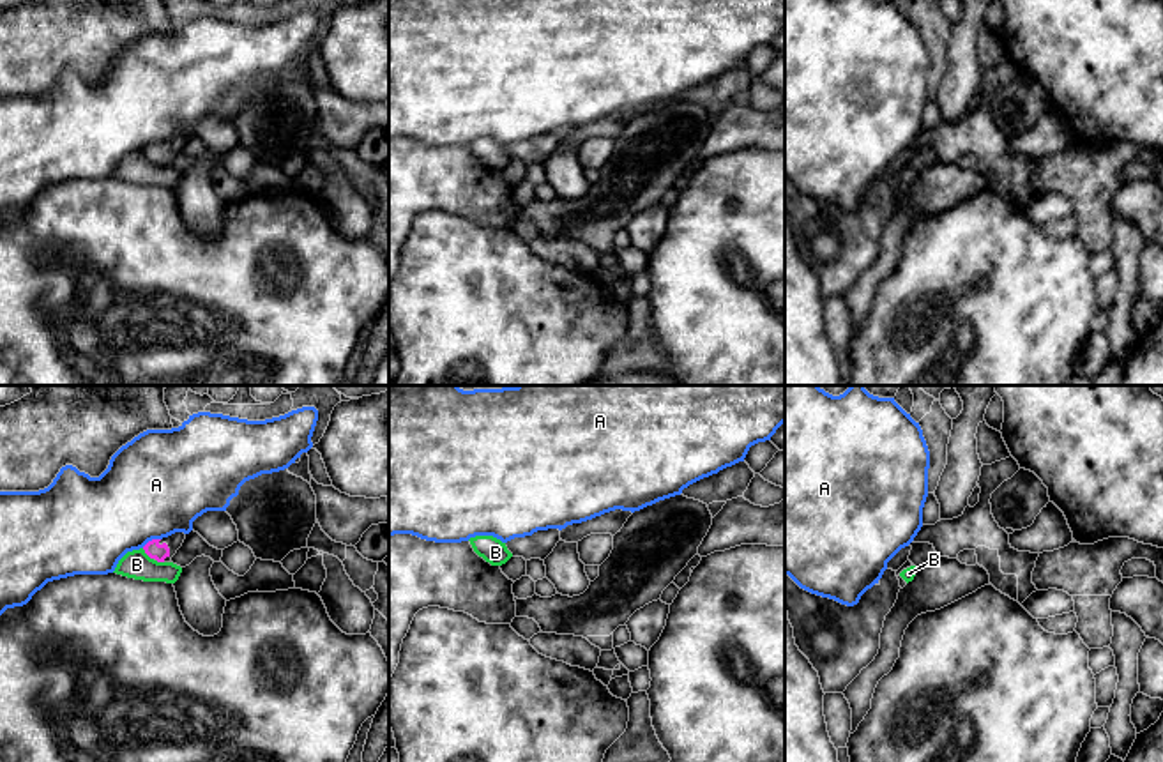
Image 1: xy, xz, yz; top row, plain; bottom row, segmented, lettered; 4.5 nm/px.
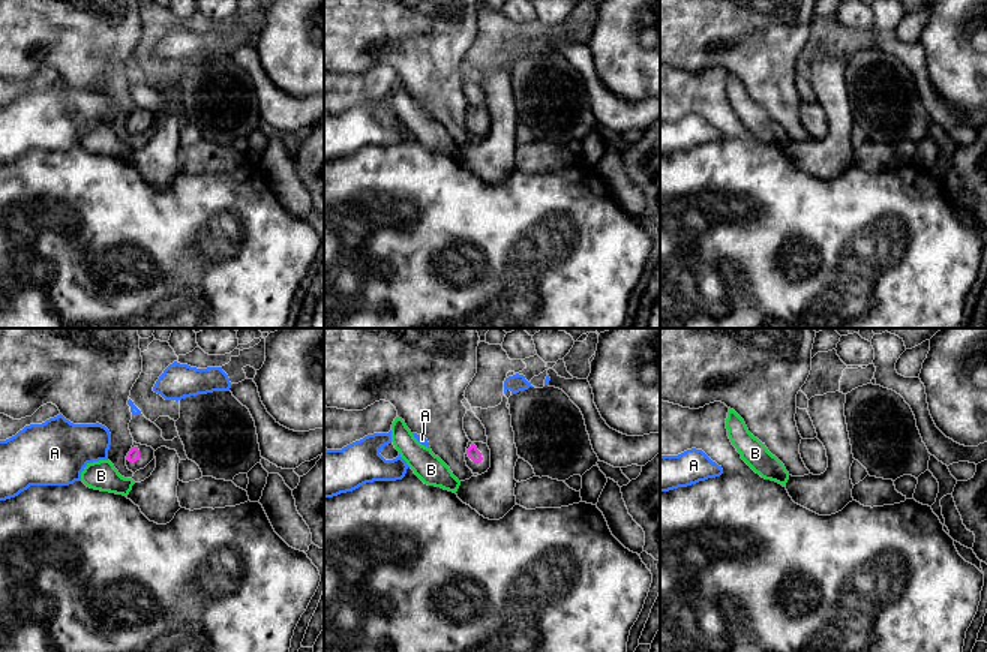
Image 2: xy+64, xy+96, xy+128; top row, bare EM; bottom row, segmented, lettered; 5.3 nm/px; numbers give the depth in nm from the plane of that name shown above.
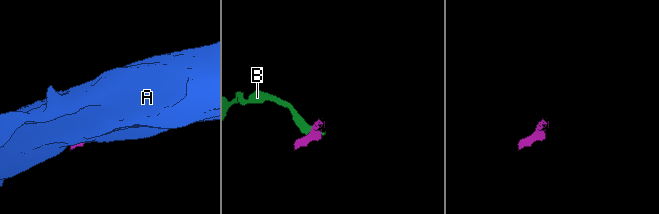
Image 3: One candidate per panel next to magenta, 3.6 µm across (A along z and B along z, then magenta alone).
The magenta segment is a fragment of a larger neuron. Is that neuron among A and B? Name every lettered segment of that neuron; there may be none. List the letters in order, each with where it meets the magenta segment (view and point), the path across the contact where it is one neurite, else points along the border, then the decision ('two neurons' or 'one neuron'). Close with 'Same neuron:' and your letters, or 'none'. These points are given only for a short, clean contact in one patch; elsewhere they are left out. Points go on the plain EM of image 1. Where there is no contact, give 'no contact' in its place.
A: meets magenta in xy at (152, 144); two neurons
B: meets magenta in xy at (147, 158); border along xy (142, 152), (152, 163); two neurons
Same neuron: none

